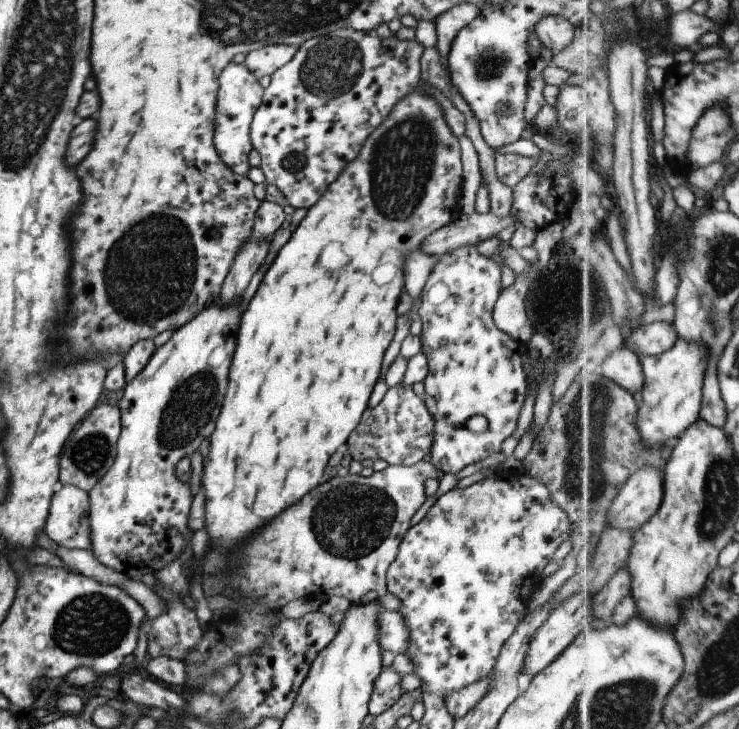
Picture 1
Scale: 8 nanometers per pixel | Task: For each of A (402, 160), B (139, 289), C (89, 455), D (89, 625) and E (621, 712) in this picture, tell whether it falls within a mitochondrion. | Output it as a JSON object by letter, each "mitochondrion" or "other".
{"A":"mitochondrion","B":"mitochondrion","C":"mitochondrion","D":"mitochondrion","E":"mitochondrion"}

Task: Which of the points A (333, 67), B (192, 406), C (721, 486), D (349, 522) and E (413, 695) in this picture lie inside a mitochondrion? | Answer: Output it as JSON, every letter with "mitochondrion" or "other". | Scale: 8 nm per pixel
{"A":"mitochondrion","B":"mitochondrion","C":"mitochondrion","D":"mitochondrion","E":"other"}

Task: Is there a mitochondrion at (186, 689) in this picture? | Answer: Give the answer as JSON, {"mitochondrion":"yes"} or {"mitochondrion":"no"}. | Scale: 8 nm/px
{"mitochondrion":"no"}

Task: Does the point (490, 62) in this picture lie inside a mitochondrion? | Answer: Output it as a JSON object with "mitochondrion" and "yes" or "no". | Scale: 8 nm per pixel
{"mitochondrion":"yes"}

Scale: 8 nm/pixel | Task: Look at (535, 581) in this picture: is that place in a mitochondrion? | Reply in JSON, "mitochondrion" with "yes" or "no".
{"mitochondrion":"no"}

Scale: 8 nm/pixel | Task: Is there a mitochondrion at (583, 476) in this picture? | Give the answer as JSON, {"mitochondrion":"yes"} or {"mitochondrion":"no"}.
{"mitochondrion":"yes"}

